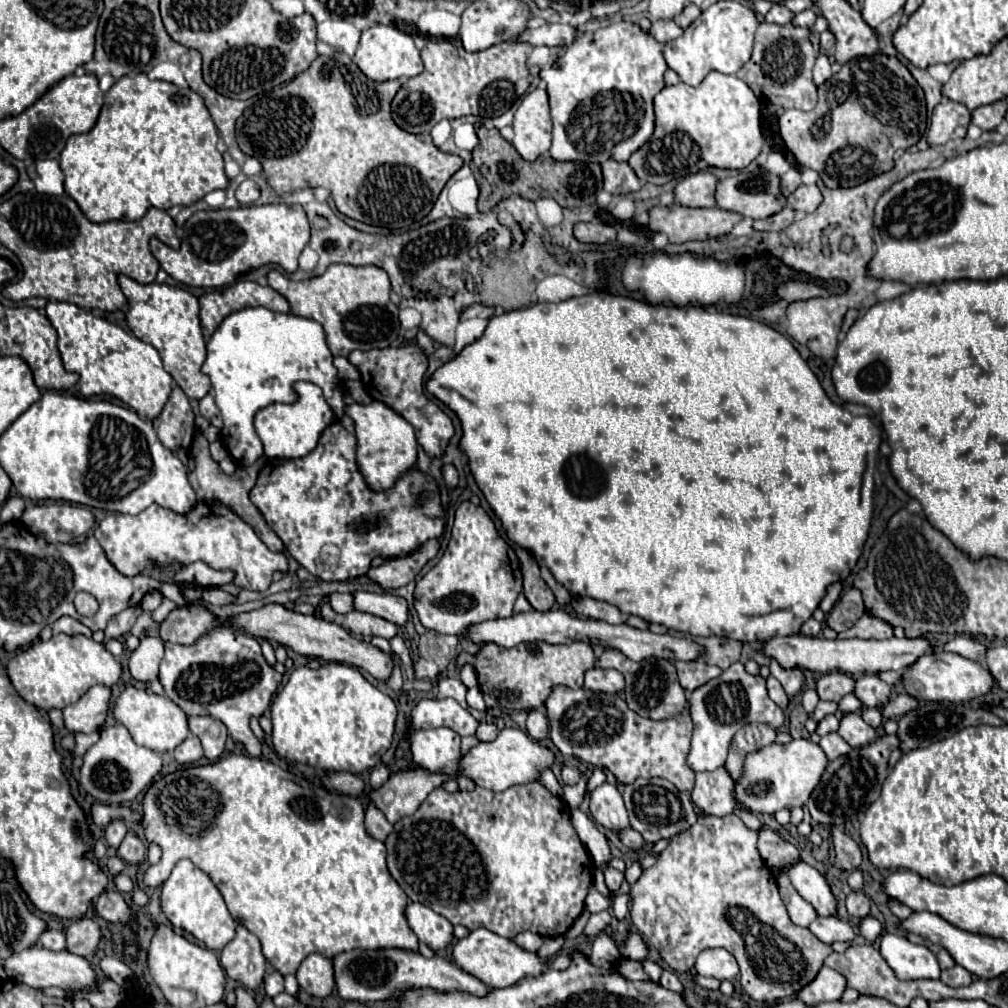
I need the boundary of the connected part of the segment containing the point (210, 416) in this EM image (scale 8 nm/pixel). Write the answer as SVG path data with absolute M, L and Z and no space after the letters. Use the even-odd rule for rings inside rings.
M209 392L205 398L199 400L199 410L201 410L201 416L207 418L213 426L221 428L223 422L221 422L221 416L219 416L219 408L215 404L215 398L213 398L213 392Z

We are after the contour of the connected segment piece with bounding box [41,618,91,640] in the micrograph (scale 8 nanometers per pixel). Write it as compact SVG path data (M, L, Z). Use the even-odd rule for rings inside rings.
M59 618L55 624L43 628L43 632L41 632L41 640L49 640L53 634L59 634L59 632L69 634L69 636L83 634L83 636L87 636L87 638L89 638L89 634L91 634L89 628L83 626L81 622L77 622L77 620L73 620L73 618Z

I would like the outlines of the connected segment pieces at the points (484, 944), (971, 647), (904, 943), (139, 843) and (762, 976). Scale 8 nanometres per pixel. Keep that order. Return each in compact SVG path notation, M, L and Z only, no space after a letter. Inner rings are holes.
M479 928L479 930L473 930L467 938L459 940L455 944L453 958L455 958L455 964L459 968L463 968L465 972L483 980L487 986L509 988L509 986L515 986L517 982L521 982L527 976L533 976L533 978L541 976L545 966L553 958L553 954L557 954L561 946L563 946L563 938L557 936L557 938L547 938L545 944L539 950L529 952L529 950L523 950L521 946L517 946L511 938L503 938L503 936L499 936L499 934L495 934L487 928Z
M955 636L953 640L945 642L943 648L945 648L947 652L961 654L961 656L971 658L971 660L975 660L975 662L985 662L987 650L989 650L989 646L977 642L975 638L969 638L969 636Z
M885 934L881 938L881 954L895 970L897 978L937 980L941 976L941 968L935 954L927 946L913 944L901 934Z
M129 832L129 834L125 836L125 840L121 842L121 846L117 848L117 854L119 854L119 858L123 858L127 864L137 864L137 862L143 862L143 860L145 860L147 844L145 844L135 832Z
M735 814L697 818L691 828L669 838L669 846L633 886L623 882L621 892L631 894L631 920L667 966L677 972L689 972L701 950L723 948L735 956L741 968L741 988L757 1002L795 998L815 980L825 958L833 952L831 946L819 942L807 928L795 926L789 920L777 892L775 874L759 856L757 834Z

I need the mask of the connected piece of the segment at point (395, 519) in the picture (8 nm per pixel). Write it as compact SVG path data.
M349 416L331 424L317 448L303 458L273 458L261 468L255 488L251 490L251 502L263 514L267 526L281 538L287 552L313 576L325 582L345 582L357 576L365 576L371 568L371 560L377 556L397 558L407 556L419 544L429 538L441 538L445 530L445 510L441 504L441 488L429 474L411 468L401 474L387 490L371 490L357 466L357 436L355 424Z

